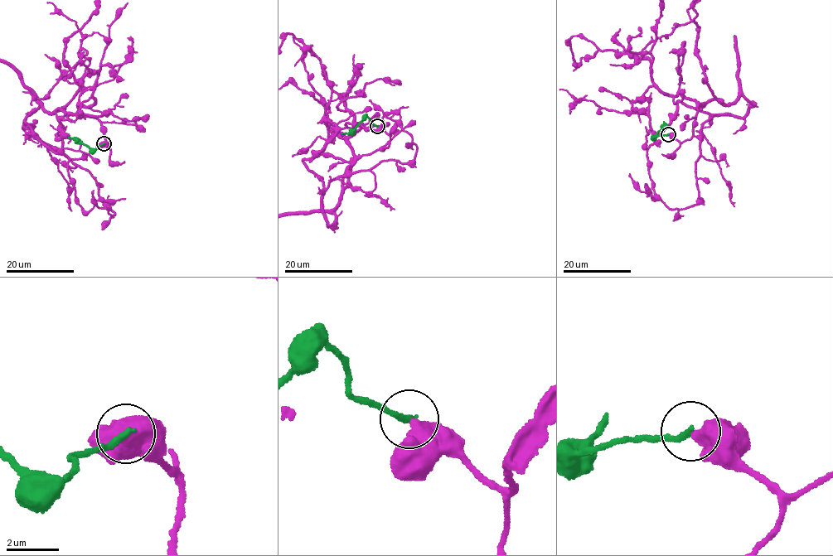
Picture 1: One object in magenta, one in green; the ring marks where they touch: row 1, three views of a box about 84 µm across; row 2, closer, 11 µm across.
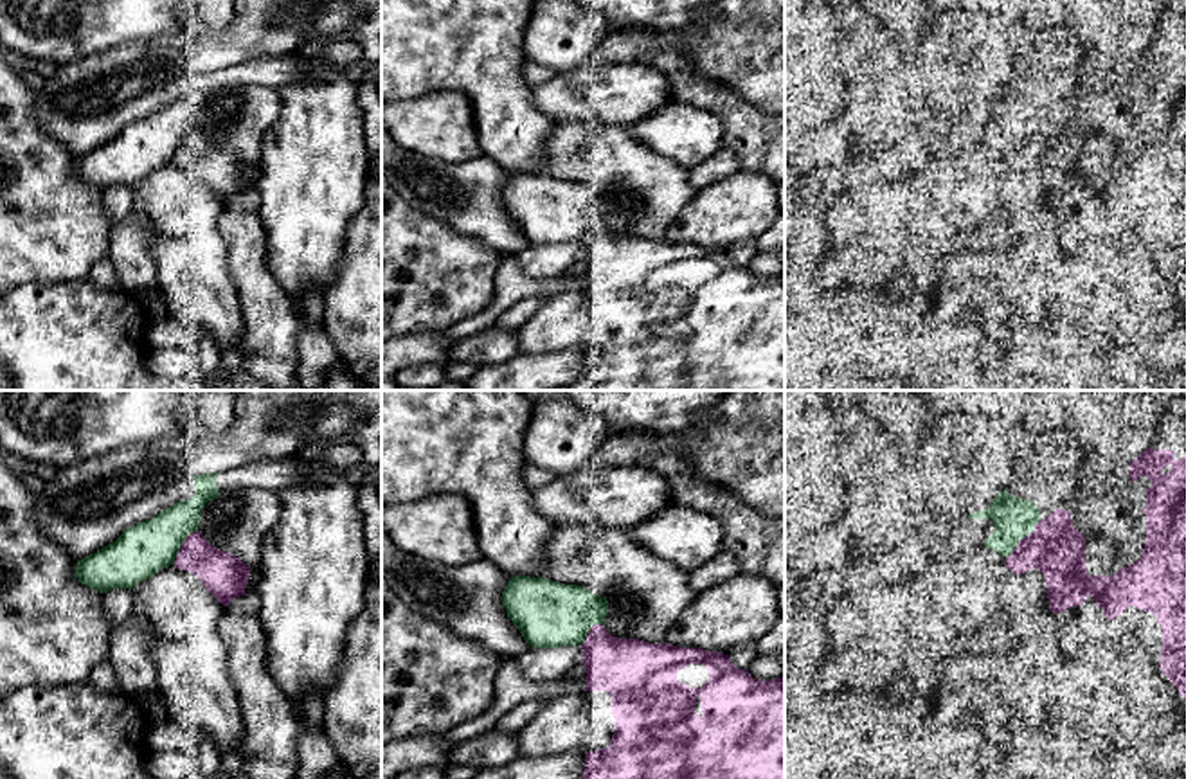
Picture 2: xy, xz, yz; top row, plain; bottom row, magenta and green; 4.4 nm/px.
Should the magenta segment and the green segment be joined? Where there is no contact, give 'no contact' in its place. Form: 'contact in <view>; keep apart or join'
contact in yz; keep apart

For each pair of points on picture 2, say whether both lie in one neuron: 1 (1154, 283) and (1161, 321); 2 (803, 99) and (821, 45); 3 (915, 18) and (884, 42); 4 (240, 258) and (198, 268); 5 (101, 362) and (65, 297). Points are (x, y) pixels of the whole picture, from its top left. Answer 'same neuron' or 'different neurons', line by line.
1: same neuron
2: same neuron
3: different neurons
4: different neurons
5: same neuron

